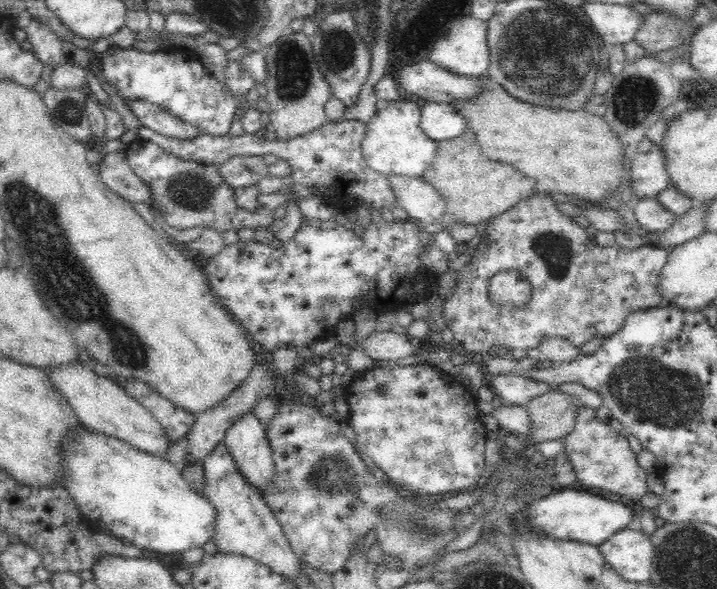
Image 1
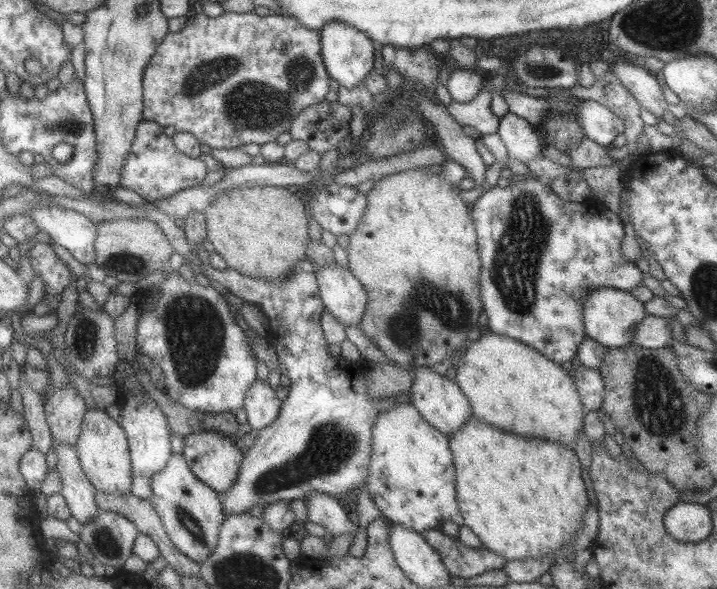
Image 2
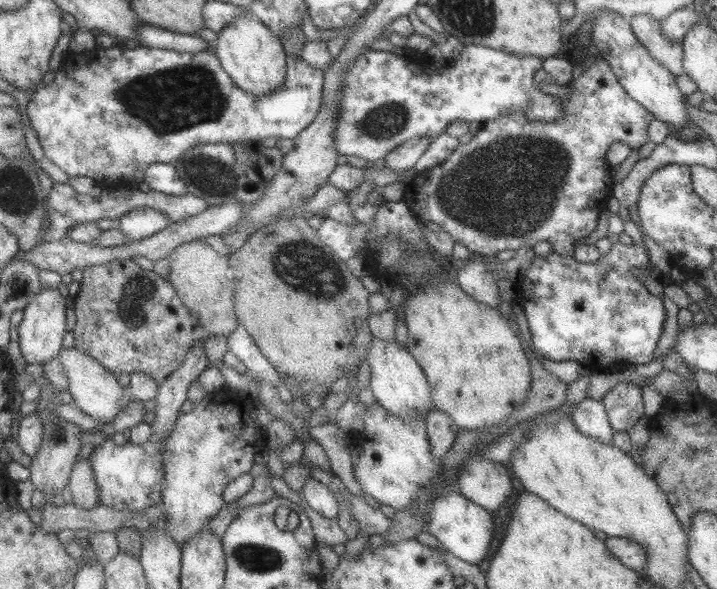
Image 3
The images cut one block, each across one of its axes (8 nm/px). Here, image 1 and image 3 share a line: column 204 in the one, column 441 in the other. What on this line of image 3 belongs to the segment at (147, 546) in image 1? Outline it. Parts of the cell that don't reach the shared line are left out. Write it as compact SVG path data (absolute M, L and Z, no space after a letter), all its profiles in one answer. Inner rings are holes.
M451 492L431 502L425 532L431 534L447 554L453 554L469 564L479 564L487 556L487 548L493 538L493 520L491 514L487 514L483 508L477 508L477 504L471 504L459 492Z

